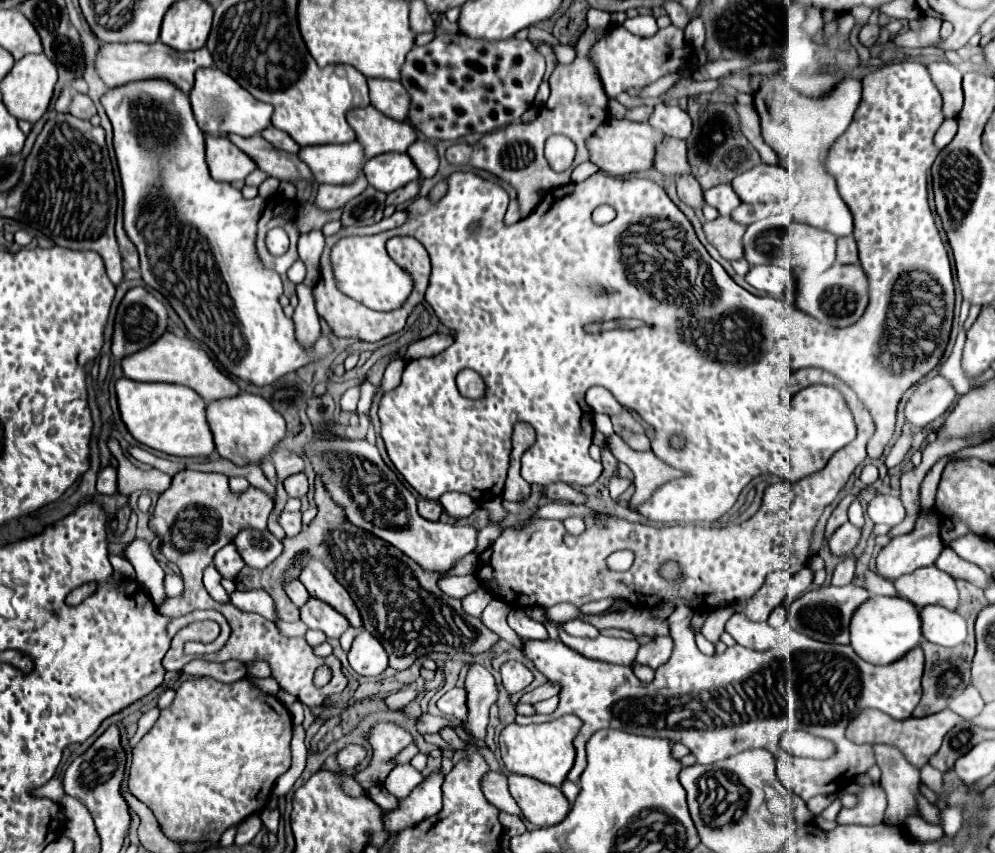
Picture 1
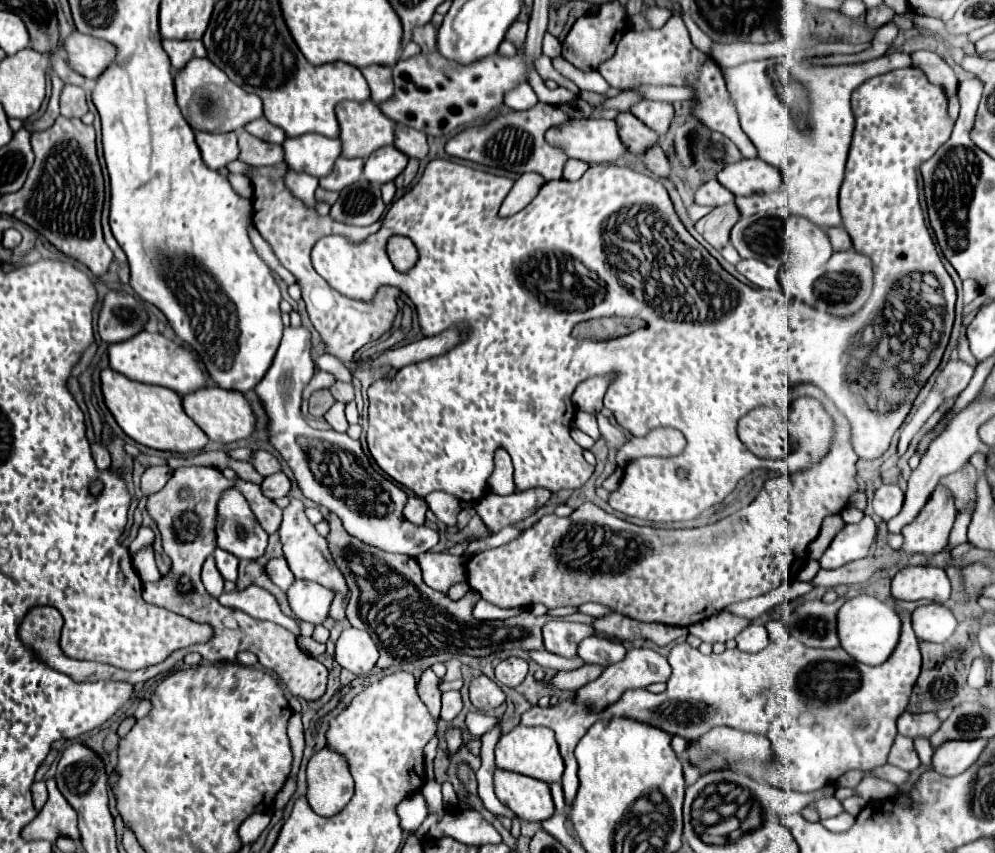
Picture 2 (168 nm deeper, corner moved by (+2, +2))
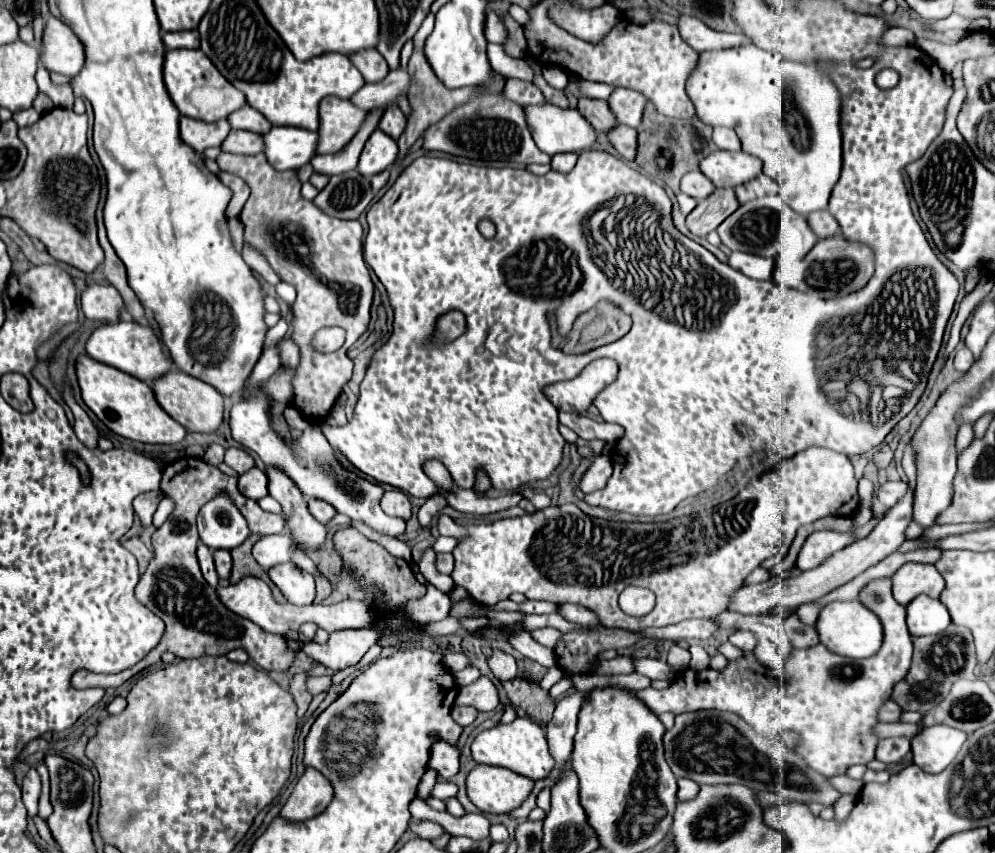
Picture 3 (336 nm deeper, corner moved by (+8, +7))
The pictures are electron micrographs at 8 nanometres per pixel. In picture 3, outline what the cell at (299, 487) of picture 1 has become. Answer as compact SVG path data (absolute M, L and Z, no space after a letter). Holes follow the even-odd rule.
M258 468L248 470L242 476L238 476L238 486L240 486L240 492L246 498L252 498L252 500L260 500L262 496L268 494L266 474L262 470L258 470Z

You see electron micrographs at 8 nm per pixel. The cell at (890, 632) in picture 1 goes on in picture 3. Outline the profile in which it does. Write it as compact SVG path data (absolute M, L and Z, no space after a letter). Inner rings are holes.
M858 600L852 602L830 602L820 610L816 620L816 632L820 634L820 644L840 656L848 658L870 658L878 652L882 644L882 624L876 614L872 614Z

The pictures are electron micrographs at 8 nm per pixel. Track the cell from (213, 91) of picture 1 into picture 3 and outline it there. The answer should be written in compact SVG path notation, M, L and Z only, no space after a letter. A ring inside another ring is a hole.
M166 50L164 84L182 116L190 116L204 122L216 122L220 118L226 118L230 112L246 104L244 94L236 90L216 70L216 66L210 62L210 58L202 50Z

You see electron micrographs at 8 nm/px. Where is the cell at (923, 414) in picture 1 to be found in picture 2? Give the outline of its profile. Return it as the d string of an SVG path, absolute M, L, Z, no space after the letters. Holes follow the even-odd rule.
M948 361L946 367L942 369L942 373L936 377L934 389L944 397L944 399L952 399L958 397L970 383L974 375L974 367L962 363L962 361Z

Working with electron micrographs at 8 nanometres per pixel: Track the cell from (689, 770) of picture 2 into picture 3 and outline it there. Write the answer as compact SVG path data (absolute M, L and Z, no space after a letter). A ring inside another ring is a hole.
M680 778L678 780L678 800L688 800L688 798L694 798L696 796L696 790L700 788L700 784L688 780L688 778Z

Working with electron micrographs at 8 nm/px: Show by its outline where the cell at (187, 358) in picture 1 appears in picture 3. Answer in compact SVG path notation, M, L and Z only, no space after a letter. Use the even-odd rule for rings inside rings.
M120 320L114 324L112 322L100 324L98 328L94 328L90 338L86 340L86 352L90 358L94 358L102 364L110 364L144 382L152 382L170 370L170 362L166 360L160 340L156 338L154 330L150 326L140 326L138 322Z

